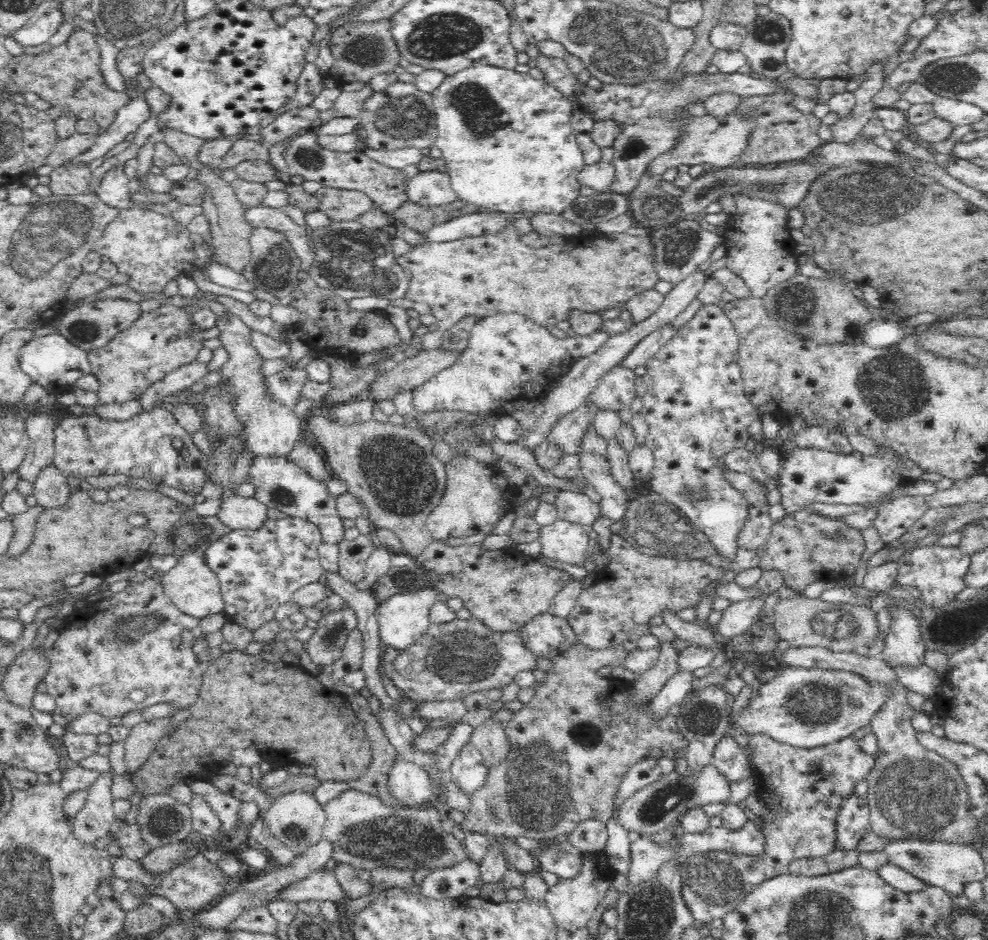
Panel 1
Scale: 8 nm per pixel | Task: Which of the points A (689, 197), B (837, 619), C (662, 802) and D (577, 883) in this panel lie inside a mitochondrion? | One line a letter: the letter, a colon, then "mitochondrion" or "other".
A: mitochondrion
B: mitochondrion
C: mitochondrion
D: other

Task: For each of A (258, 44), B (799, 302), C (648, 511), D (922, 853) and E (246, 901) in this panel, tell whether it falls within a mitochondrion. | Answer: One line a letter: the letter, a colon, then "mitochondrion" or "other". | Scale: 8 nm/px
A: other
B: mitochondrion
C: mitochondrion
D: mitochondrion
E: other

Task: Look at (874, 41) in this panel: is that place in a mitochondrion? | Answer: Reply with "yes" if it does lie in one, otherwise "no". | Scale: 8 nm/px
yes

